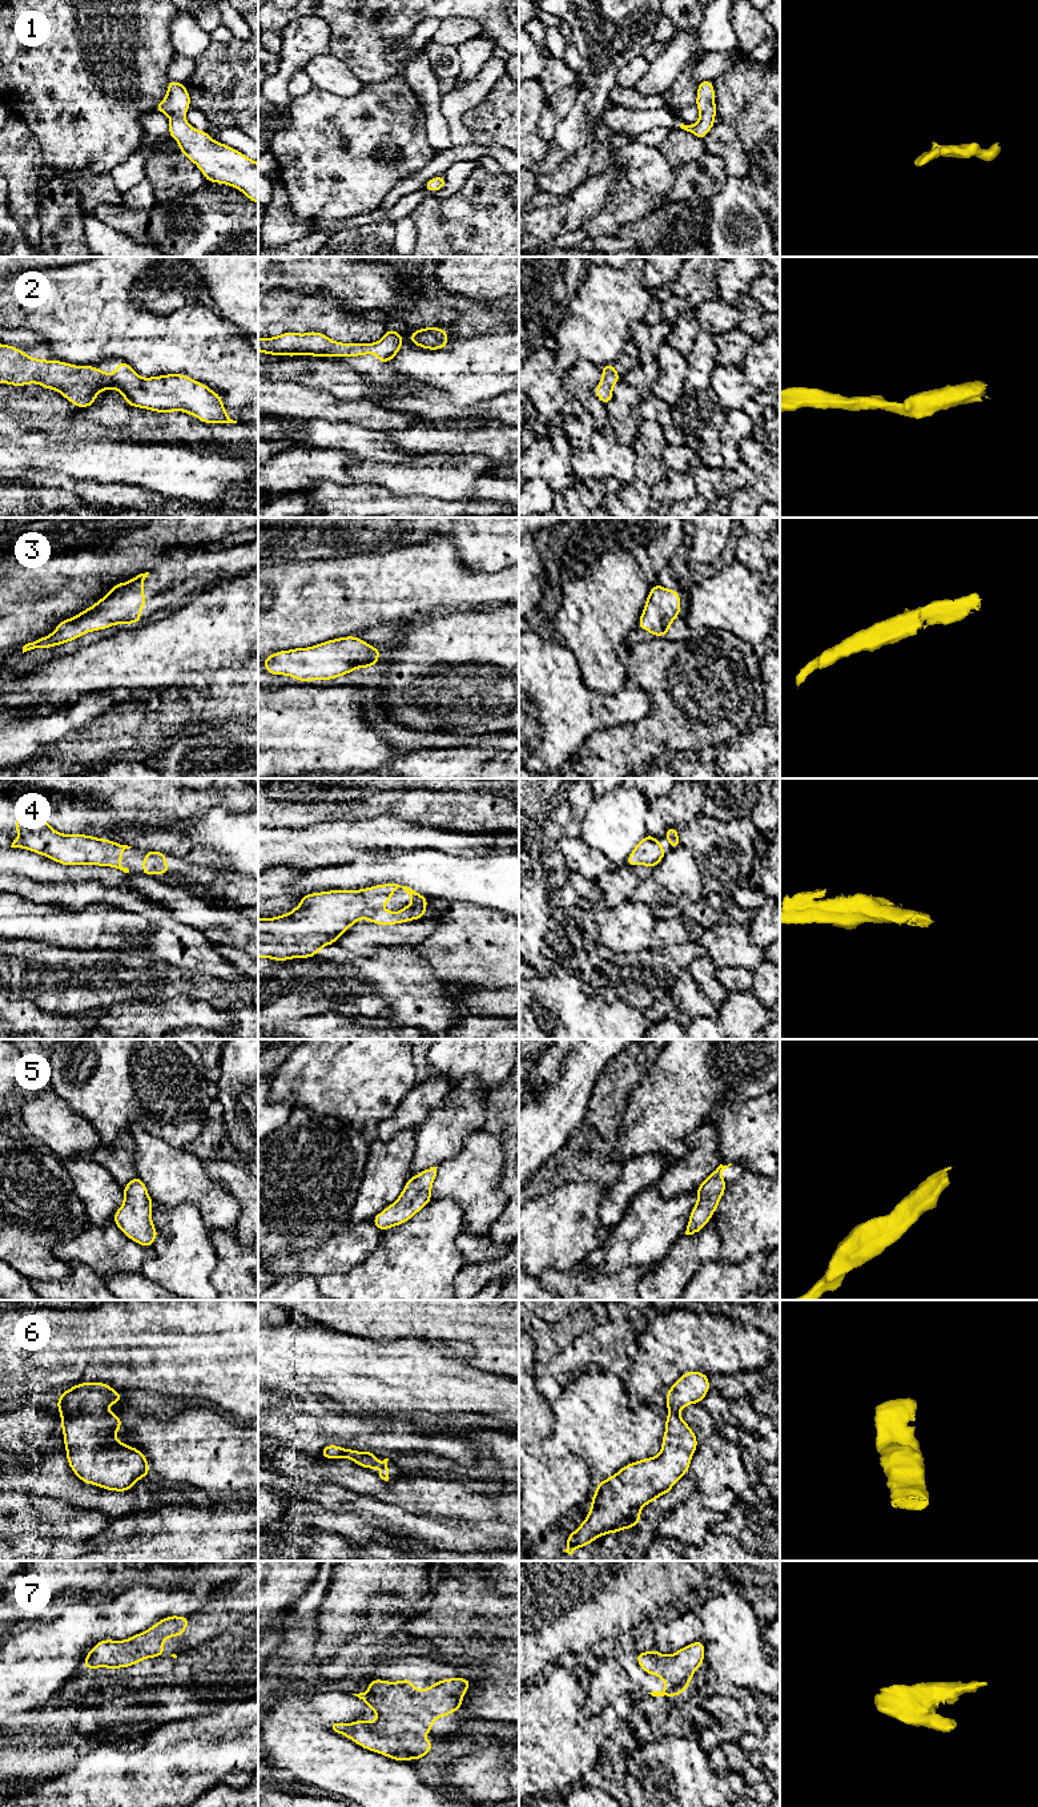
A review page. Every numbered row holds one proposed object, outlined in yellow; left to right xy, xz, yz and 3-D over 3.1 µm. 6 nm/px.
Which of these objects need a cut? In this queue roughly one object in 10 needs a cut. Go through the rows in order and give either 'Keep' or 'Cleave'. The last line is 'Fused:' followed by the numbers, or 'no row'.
1: Keep
2: Keep
3: Keep
4: Keep
5: Keep
6: Keep
7: Keep
Fused: no row

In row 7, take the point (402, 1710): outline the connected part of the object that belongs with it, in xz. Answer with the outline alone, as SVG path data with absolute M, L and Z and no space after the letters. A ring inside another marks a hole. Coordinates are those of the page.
M411 1678L398 1682L371 1679L366 1693L353 1695L367 1703L378 1719L331 1722L329 1728L399 1762L426 1759L425 1754L432 1750L434 1742L422 1736L431 1732L435 1719L463 1707L462 1699L470 1686L467 1678L436 1681L429 1689L414 1689Z

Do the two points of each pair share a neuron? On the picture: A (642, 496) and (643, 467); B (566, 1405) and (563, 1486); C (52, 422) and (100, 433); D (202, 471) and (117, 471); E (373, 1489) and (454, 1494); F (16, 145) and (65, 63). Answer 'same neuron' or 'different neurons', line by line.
A: same neuron
B: different neurons
C: same neuron
D: same neuron
E: same neuron
F: different neurons

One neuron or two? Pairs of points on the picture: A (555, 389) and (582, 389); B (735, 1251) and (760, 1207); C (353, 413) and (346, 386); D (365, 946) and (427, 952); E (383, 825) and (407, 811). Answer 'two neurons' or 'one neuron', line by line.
A: two neurons
B: one neuron
C: two neurons
D: two neurons
E: two neurons

